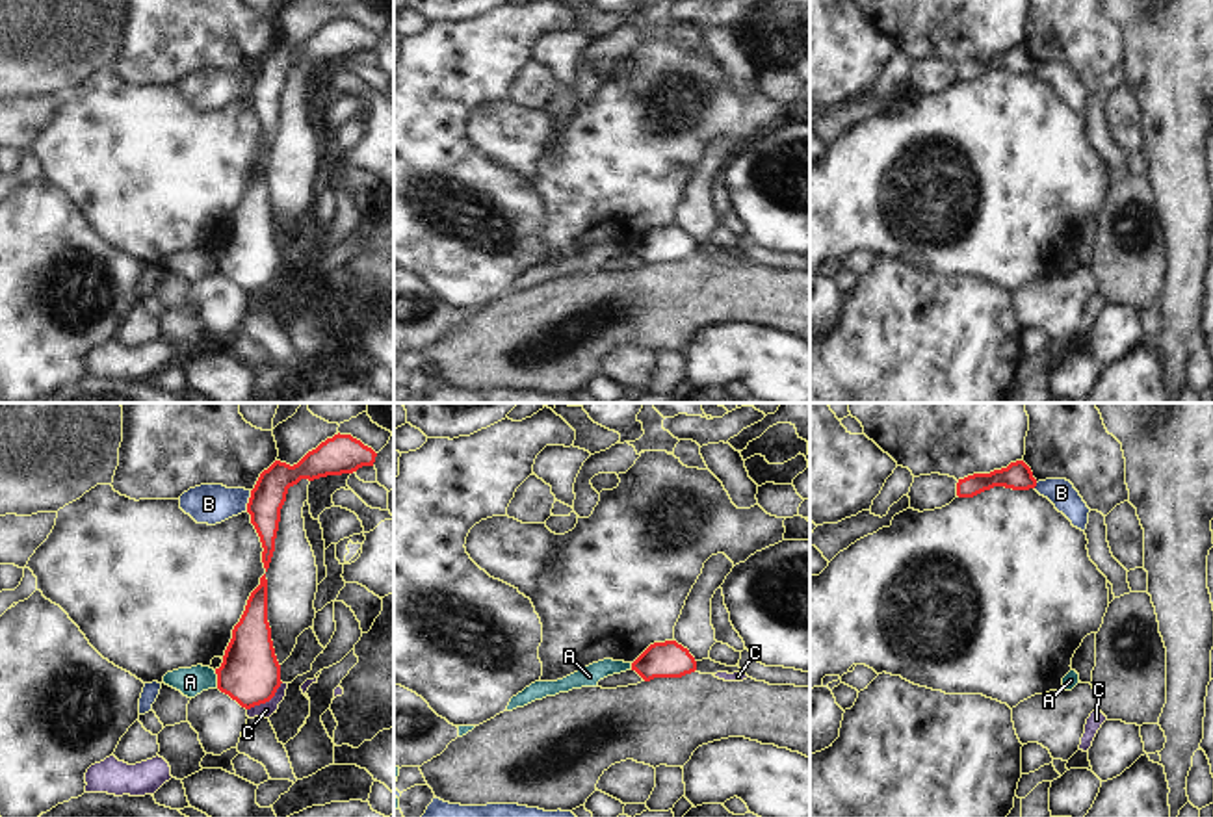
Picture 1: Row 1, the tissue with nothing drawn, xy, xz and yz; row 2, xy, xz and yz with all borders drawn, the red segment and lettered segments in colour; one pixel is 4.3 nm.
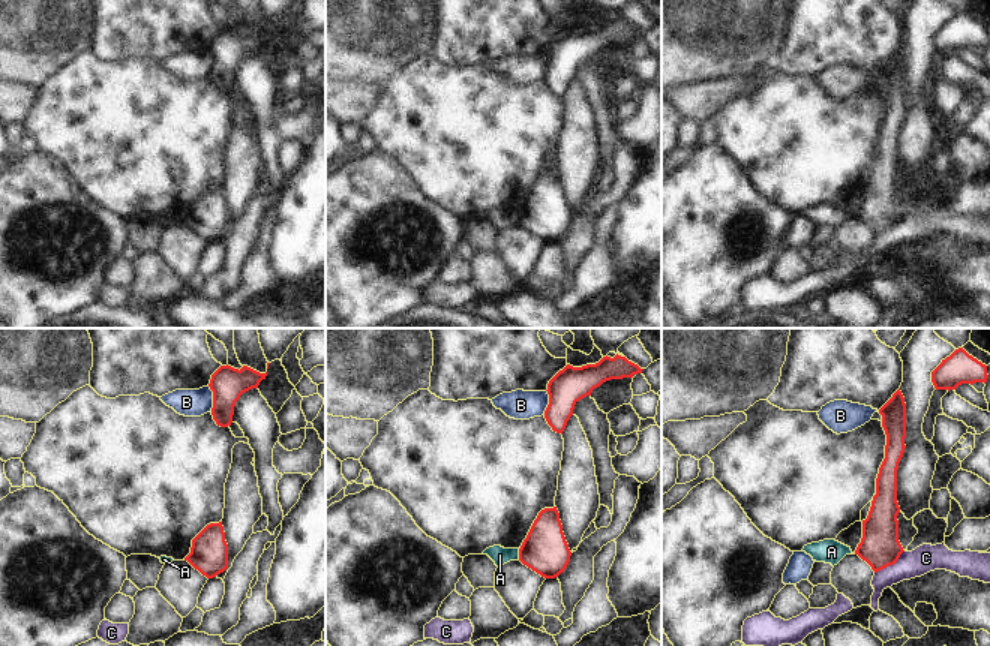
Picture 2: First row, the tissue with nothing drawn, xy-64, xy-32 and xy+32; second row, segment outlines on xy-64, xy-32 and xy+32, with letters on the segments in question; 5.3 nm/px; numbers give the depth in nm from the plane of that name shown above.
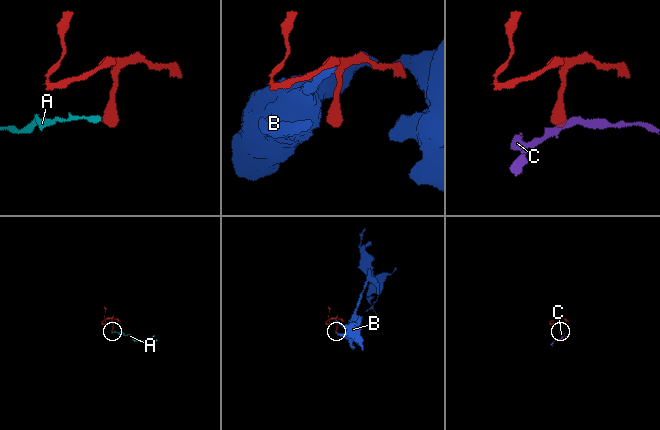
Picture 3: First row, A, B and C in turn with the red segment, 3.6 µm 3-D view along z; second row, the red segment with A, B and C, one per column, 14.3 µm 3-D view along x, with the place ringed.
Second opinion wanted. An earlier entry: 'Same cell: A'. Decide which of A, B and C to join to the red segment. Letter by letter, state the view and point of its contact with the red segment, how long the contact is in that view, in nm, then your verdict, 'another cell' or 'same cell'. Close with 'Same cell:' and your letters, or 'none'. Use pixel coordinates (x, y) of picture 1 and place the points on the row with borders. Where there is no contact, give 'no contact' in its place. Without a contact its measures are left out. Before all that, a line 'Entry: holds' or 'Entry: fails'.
Entry: fails
A: xy (218, 680) | 80 nm | another cell
B: xy (249, 502) | 100 nm | another cell
C: xy (266, 700) | 200 nm | another cell
Same cell: none

